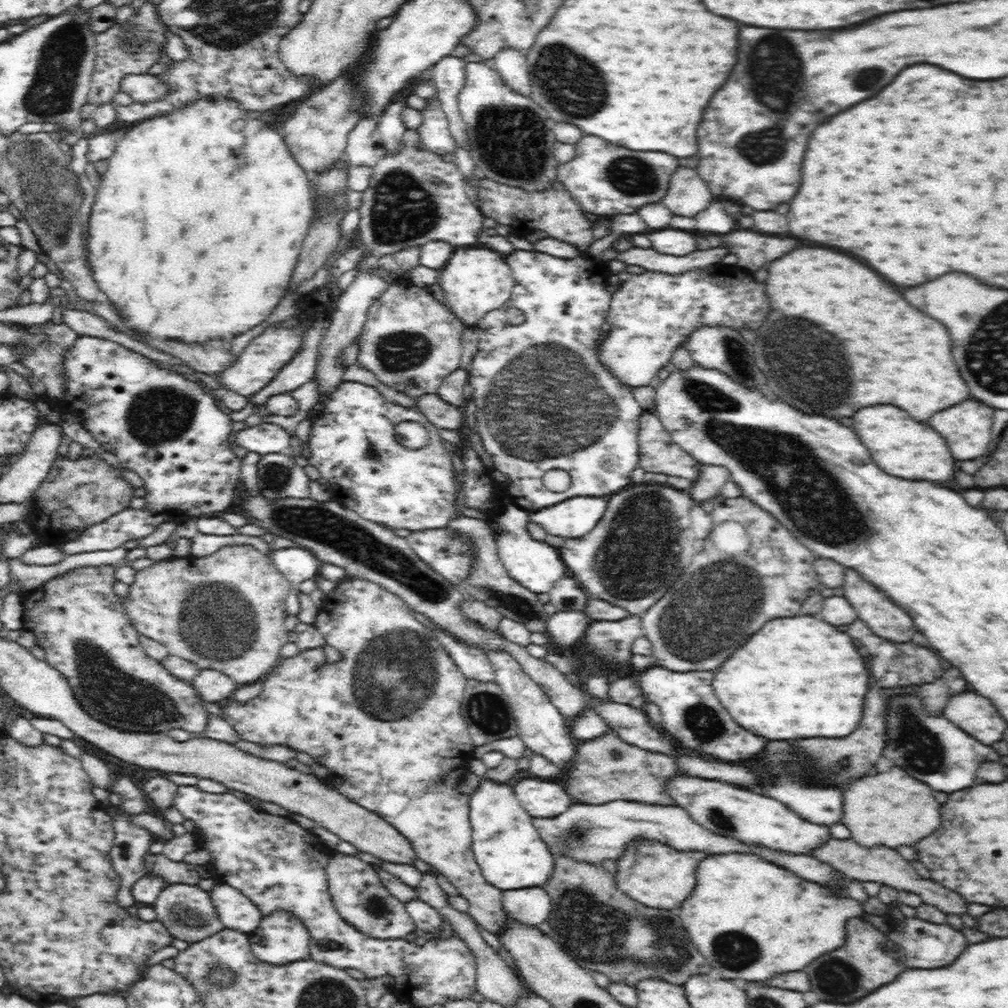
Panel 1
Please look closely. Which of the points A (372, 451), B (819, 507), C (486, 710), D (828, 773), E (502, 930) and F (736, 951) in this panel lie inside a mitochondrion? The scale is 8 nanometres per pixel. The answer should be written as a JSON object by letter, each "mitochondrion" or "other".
{"A":"mitochondrion","B":"mitochondrion","C":"mitochondrion","D":"mitochondrion","E":"other","F":"mitochondrion"}

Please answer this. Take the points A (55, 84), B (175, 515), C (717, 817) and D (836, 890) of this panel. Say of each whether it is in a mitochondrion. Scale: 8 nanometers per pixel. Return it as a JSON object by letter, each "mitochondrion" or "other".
{"A":"mitochondrion","B":"other","C":"mitochondrion","D":"other"}

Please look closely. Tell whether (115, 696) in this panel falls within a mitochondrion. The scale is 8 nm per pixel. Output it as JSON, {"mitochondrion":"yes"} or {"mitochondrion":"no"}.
{"mitochondrion":"yes"}

